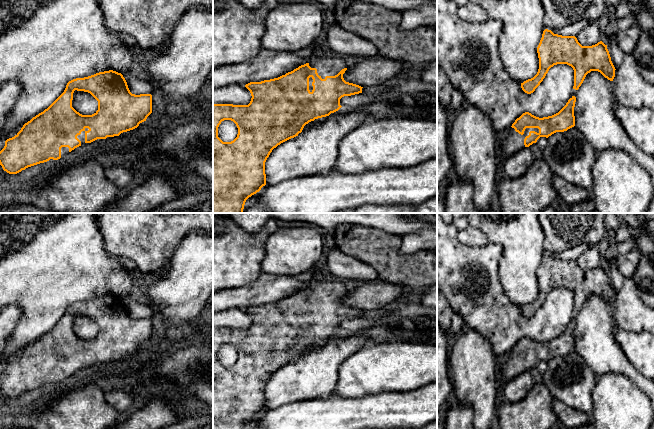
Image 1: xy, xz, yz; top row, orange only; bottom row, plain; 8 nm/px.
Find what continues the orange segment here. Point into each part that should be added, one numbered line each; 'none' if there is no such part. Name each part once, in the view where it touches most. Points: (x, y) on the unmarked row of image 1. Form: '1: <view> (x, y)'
1: yz (514, 366)

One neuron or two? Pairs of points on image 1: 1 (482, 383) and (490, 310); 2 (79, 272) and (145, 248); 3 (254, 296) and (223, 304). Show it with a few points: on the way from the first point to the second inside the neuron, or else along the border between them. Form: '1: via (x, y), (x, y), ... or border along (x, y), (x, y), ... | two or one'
1: border along (468, 326), (477, 330), (489, 342), (495, 354) | two
2: border along (103, 239), (105, 249), (119, 256) | two
3: via (246, 296), (231, 298) | one

